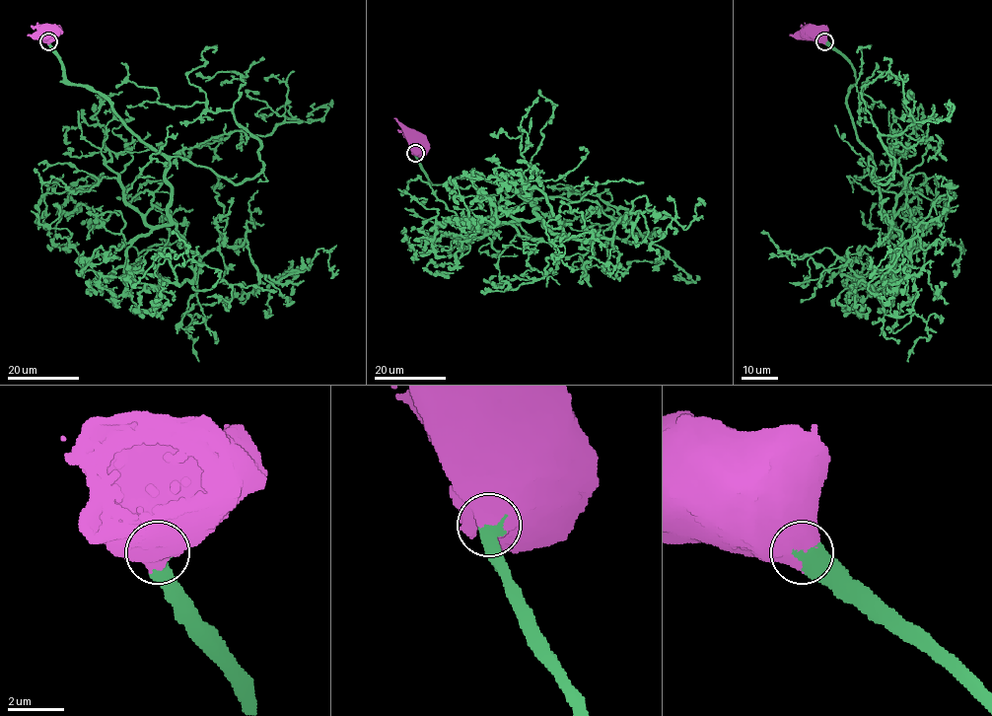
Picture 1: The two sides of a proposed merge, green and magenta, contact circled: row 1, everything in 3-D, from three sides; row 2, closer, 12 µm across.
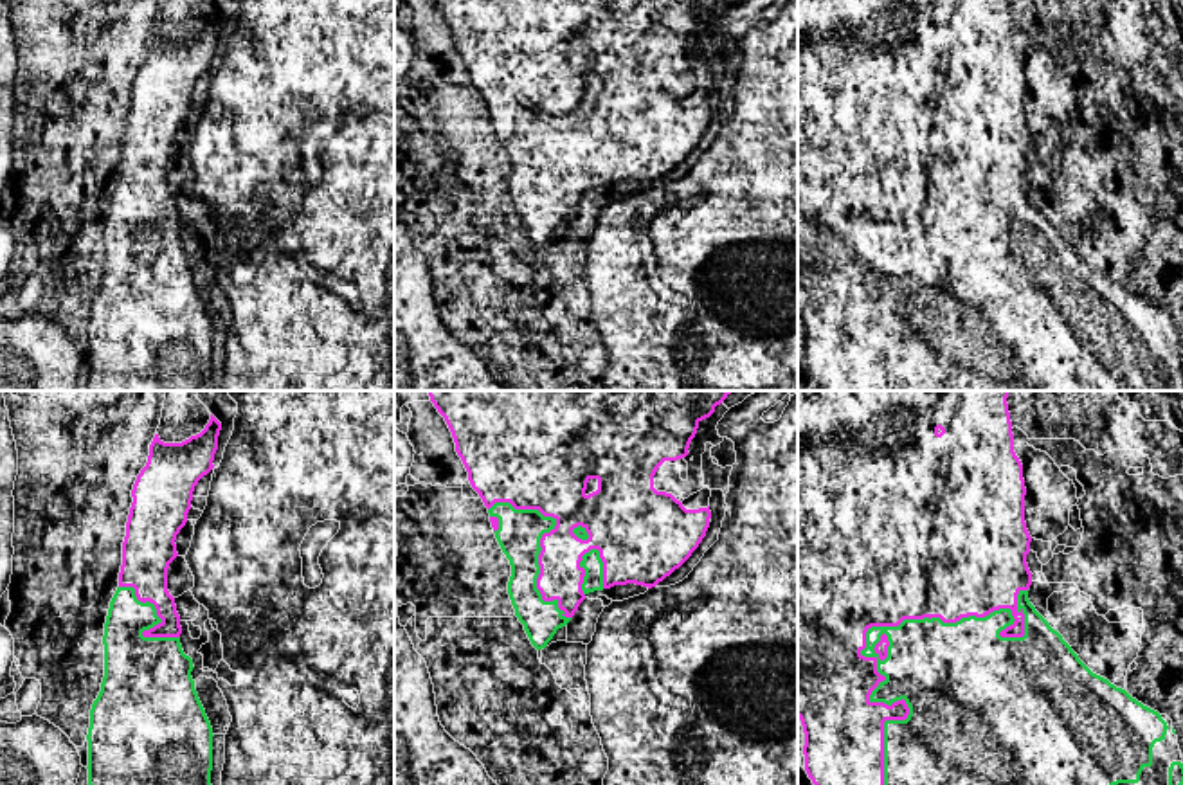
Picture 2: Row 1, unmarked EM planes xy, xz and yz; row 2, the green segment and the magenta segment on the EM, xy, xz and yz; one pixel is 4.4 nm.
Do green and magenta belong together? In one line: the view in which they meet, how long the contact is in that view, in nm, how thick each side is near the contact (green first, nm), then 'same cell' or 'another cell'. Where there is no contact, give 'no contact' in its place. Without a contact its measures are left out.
meets green in yz; contact 1100 nm long; 380 nm thick on the green side, 480 nm on the other; same cell

